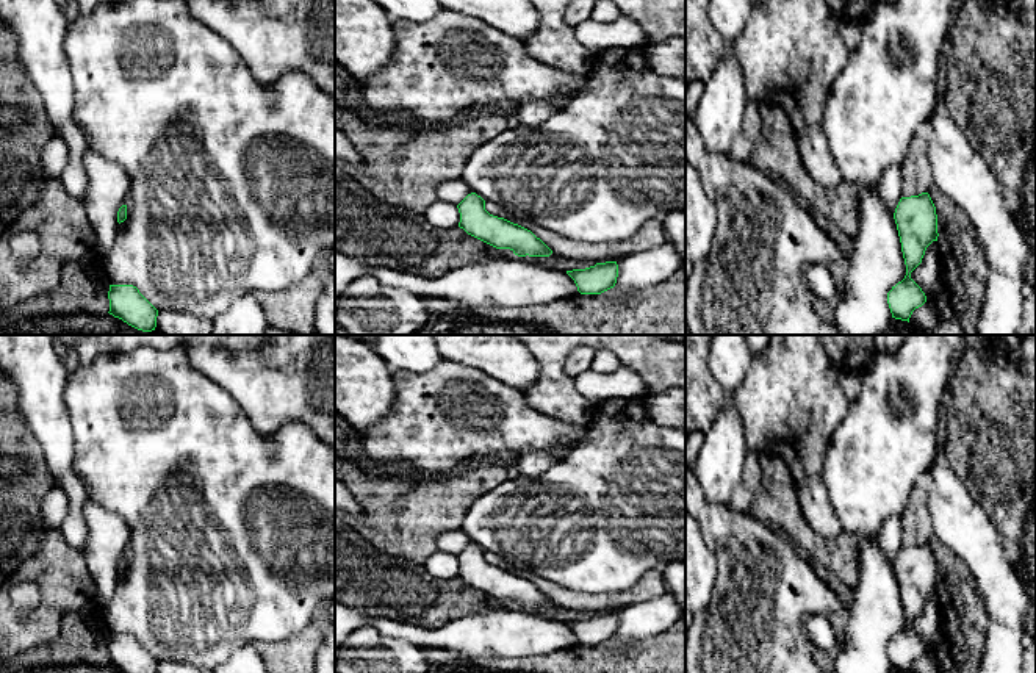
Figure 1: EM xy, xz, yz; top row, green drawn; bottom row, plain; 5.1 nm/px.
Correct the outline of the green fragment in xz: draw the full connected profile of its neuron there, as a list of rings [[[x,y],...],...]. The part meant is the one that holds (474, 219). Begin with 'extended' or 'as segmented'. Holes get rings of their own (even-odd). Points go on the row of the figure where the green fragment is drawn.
as segmented | [[[476,193],[468,194],[457,208],[459,227],[496,249],[510,249],[518,257],[549,257],[552,254],[531,230],[490,214],[485,210],[485,200]]]

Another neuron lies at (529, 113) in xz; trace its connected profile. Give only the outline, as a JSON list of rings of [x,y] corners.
[[[563,95],[546,100],[524,100],[518,103],[518,113],[512,121],[515,125],[541,125],[568,103]]]

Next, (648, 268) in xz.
[[[667,241],[656,249],[623,257],[617,260],[617,265],[618,277],[615,286],[620,290],[639,290],[670,279],[685,265],[685,260]]]

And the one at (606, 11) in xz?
[[[595,0],[590,19],[609,23],[617,20],[620,16],[620,9],[610,0]]]

